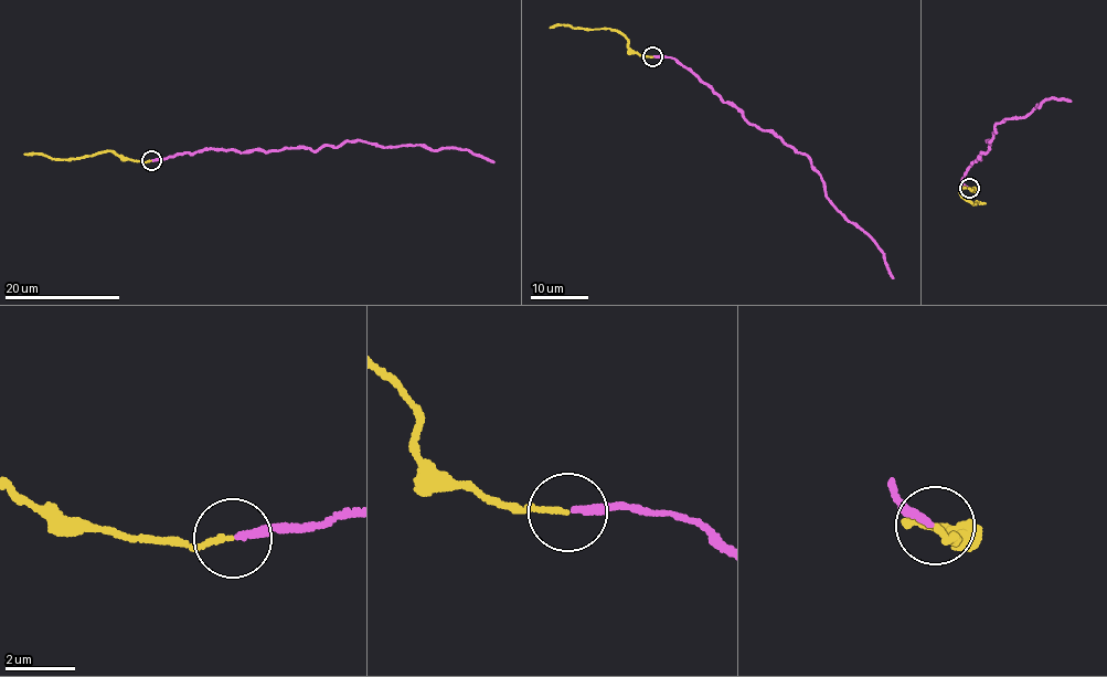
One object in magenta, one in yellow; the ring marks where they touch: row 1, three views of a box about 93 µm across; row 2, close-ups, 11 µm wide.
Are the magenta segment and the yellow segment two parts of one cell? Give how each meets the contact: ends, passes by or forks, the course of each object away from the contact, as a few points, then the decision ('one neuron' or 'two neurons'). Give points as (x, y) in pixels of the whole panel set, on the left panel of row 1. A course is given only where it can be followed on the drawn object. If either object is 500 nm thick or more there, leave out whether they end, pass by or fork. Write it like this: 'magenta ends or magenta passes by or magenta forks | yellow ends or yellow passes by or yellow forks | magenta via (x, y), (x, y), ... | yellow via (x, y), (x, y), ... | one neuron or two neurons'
magenta ends | yellow ends | magenta via (151, 160), (205, 149), (312, 150), (365, 141), (381, 147), (467, 150), (493, 162) | yellow via (151, 160), (126, 160), (105, 150), (55, 160), (36, 154), (23, 154) | two neurons

